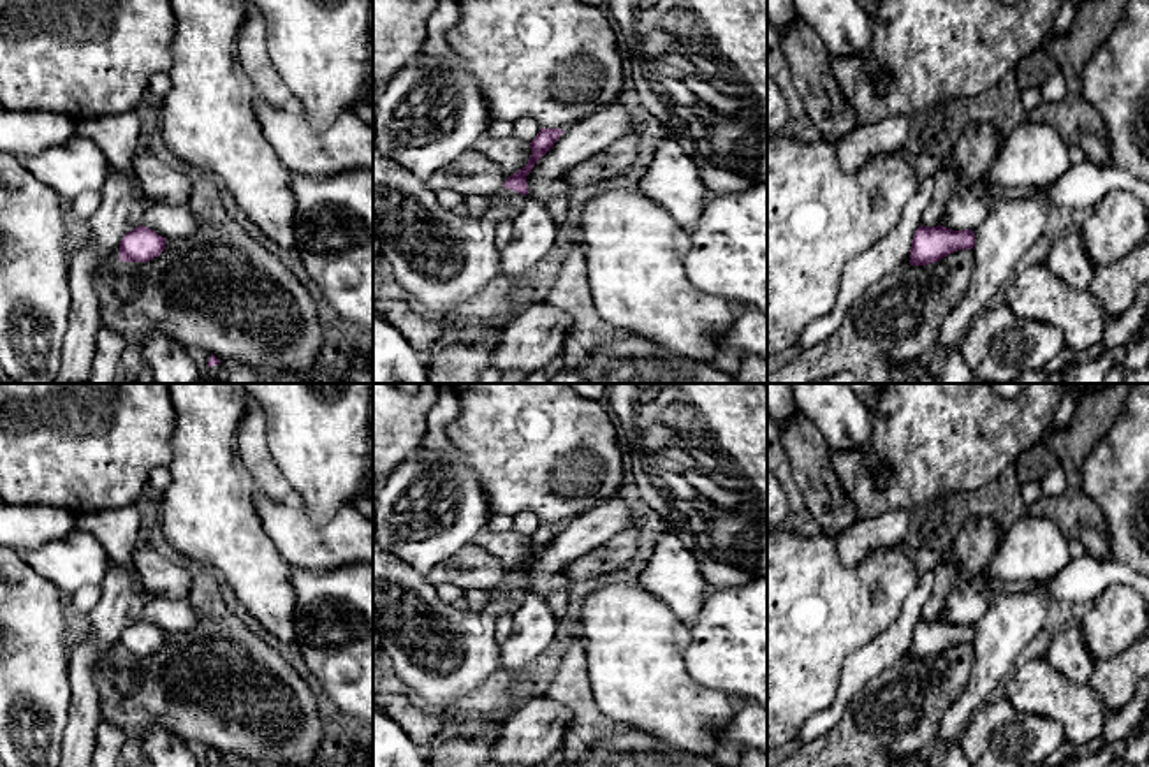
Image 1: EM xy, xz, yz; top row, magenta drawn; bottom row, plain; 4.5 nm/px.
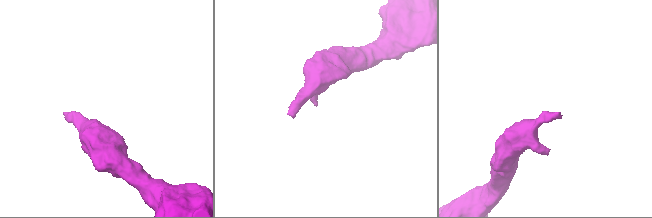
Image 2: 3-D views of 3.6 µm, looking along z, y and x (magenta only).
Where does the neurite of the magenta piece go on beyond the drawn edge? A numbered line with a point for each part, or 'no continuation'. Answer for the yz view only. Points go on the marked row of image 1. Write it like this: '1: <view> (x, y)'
no continuation

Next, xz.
1: xz (442, 261)

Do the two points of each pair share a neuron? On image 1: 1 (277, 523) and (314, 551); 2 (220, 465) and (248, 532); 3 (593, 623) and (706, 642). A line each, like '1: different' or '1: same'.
1: same
2: same
3: different

